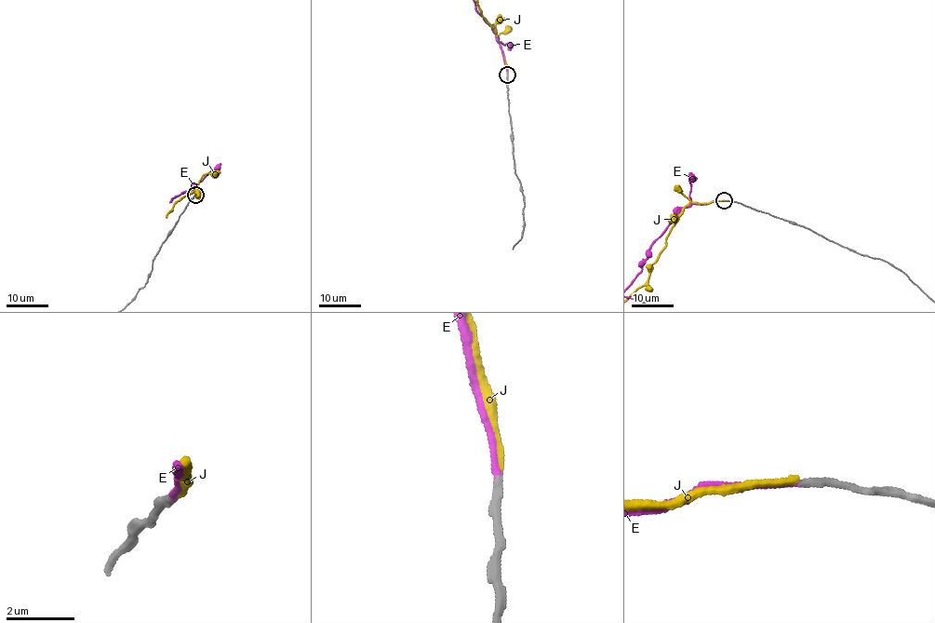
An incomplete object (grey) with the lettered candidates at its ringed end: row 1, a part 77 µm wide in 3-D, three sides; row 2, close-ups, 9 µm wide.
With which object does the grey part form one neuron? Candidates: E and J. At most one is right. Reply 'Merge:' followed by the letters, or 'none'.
Merge: E

